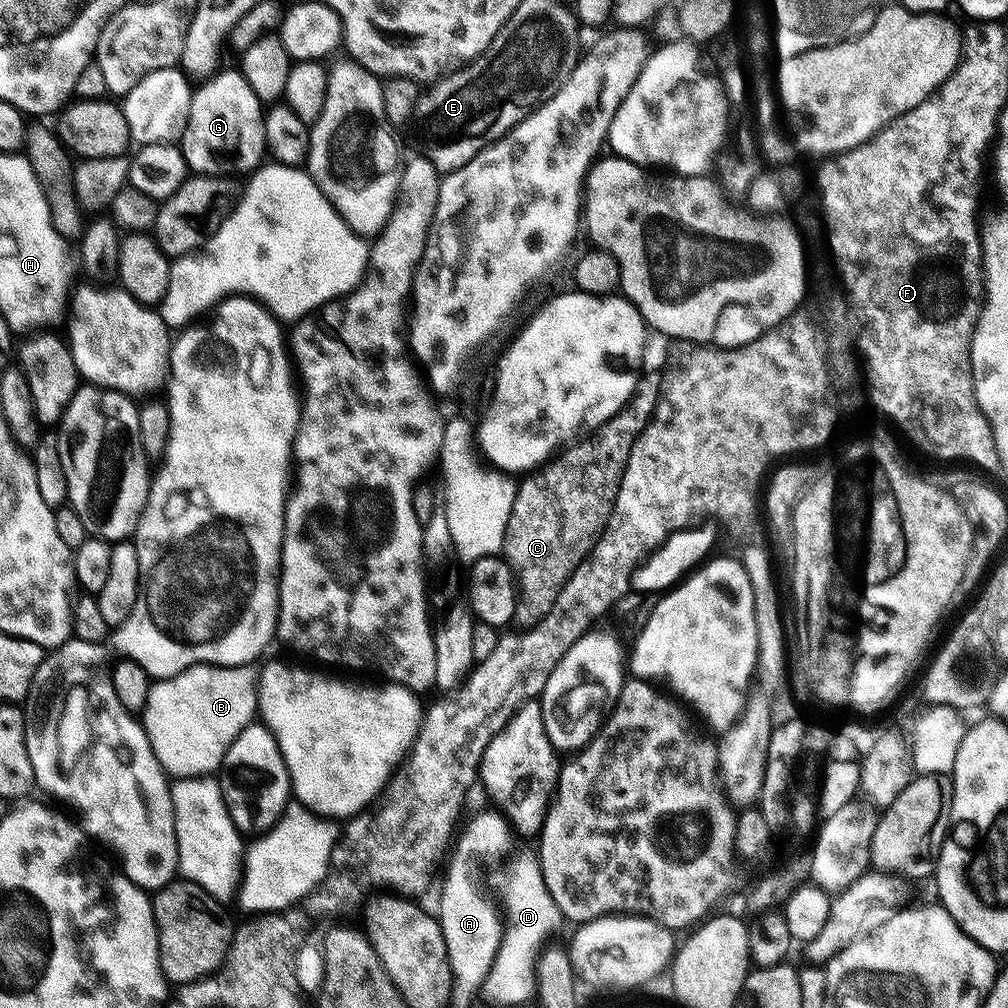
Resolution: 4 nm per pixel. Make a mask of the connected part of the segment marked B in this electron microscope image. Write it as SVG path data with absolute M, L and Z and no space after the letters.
M196 664L193 668L187 668L185 672L178 673L177 676L171 676L168 680L156 680L148 685L148 701L142 713L142 723L144 732L148 736L148 740L152 743L152 749L160 764L164 767L165 773L169 777L179 778L187 776L207 776L215 773L220 765L224 762L226 750L234 742L234 738L238 738L238 734L242 734L242 730L248 724L253 723L256 711L256 681L258 672L252 664L239 664L238 666L230 666L229 668L221 668L219 664Z

